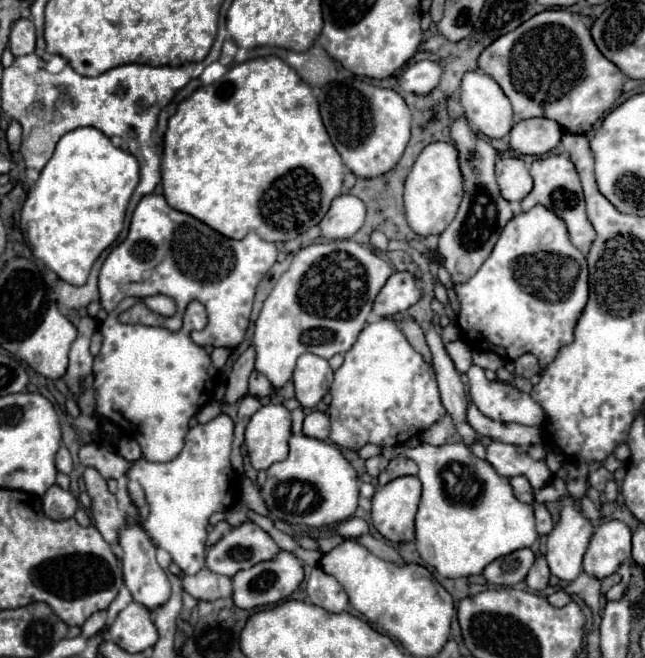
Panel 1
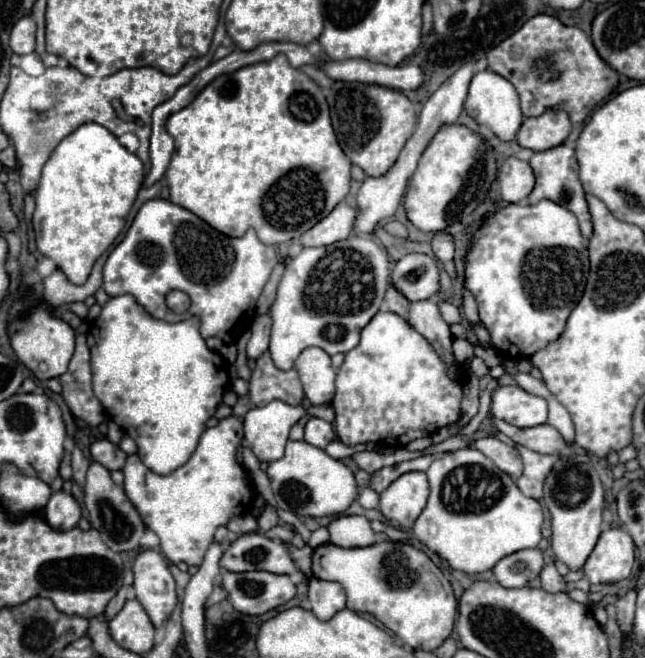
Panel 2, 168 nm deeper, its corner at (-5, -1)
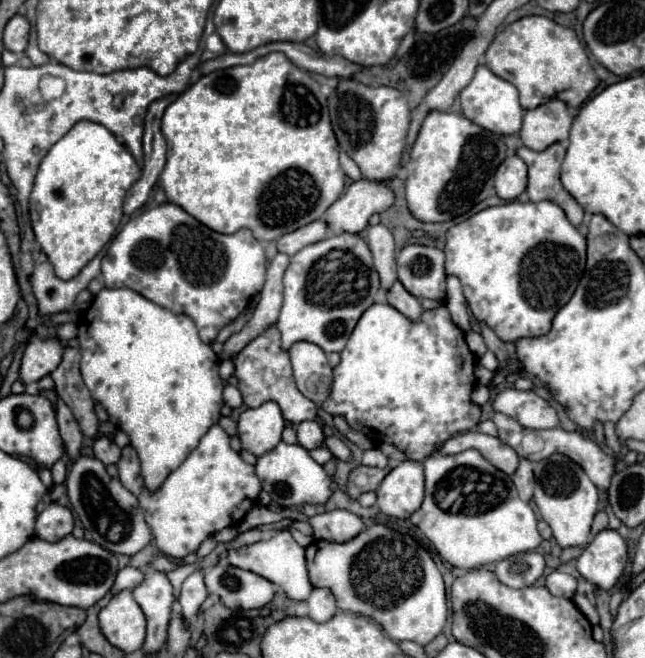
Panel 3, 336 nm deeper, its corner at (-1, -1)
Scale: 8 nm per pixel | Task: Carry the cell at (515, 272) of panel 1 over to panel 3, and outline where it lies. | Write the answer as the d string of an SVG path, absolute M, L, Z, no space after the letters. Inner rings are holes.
M508 202L486 208L446 232L446 274L458 276L474 318L486 322L502 342L550 332L558 310L572 298L586 266L586 238L554 202Z

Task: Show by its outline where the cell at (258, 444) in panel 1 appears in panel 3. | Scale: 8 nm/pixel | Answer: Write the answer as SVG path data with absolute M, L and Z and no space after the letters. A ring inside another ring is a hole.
M266 402L258 408L246 408L238 420L238 438L242 448L254 456L262 456L278 446L286 420L276 402Z

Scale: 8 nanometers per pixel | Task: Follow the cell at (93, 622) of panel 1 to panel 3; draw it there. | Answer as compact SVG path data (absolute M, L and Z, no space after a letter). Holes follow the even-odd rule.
M122 568L116 576L116 582L112 586L112 594L118 594L122 590L132 590L142 582L142 572L136 568Z

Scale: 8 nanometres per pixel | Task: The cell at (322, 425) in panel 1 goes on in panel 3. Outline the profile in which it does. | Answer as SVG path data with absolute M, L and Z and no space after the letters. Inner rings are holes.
M306 420L306 422L298 424L296 428L298 428L298 444L304 446L306 450L314 450L324 444L324 432L318 422Z

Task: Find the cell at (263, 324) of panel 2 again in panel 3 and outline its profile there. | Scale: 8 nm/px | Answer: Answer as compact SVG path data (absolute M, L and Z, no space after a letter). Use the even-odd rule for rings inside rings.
M278 252L276 258L270 260L266 284L260 292L260 302L252 318L246 322L246 326L238 334L232 334L226 340L224 352L220 358L232 358L234 354L244 350L254 338L258 338L264 330L268 330L278 320L278 312L282 306L282 276L284 276L288 262L290 262L290 256L282 252Z

